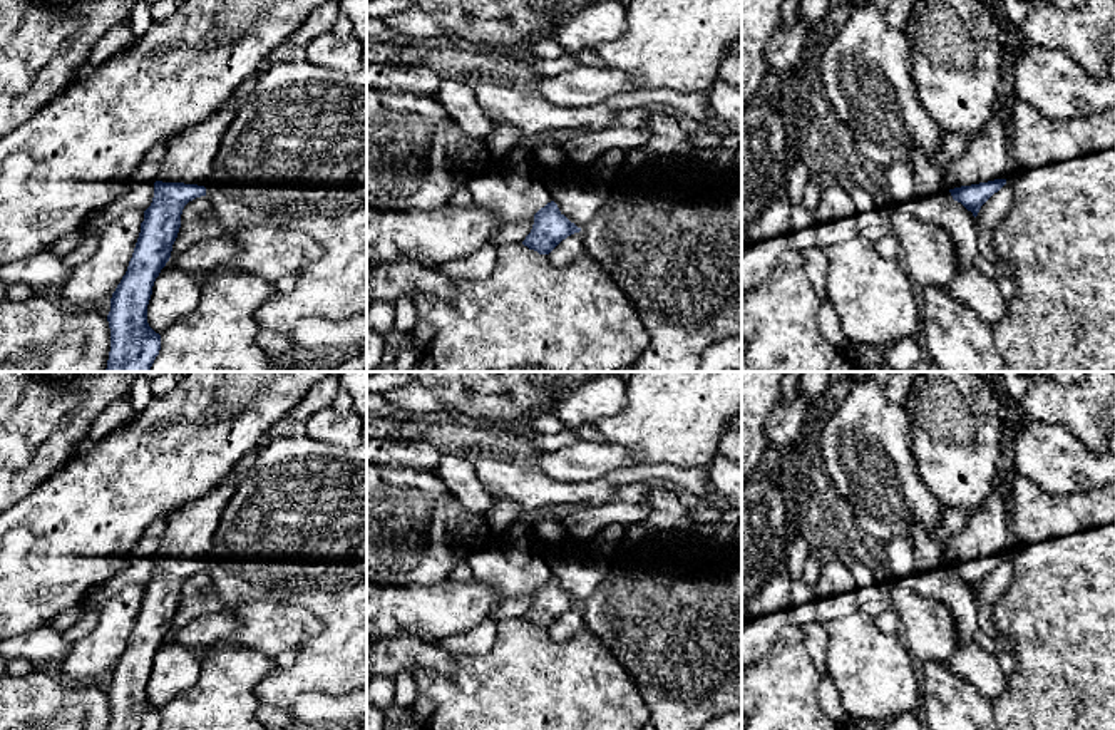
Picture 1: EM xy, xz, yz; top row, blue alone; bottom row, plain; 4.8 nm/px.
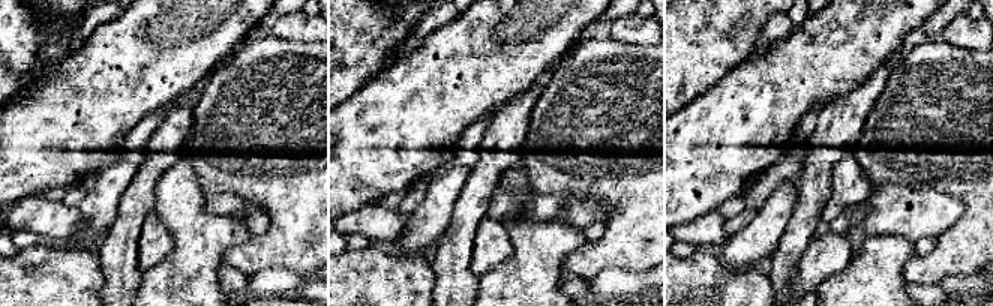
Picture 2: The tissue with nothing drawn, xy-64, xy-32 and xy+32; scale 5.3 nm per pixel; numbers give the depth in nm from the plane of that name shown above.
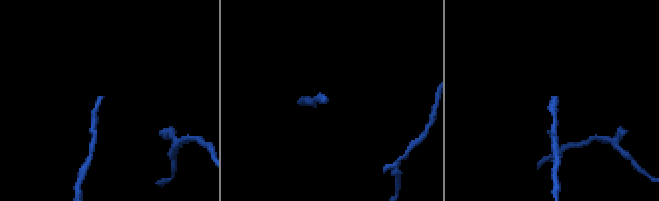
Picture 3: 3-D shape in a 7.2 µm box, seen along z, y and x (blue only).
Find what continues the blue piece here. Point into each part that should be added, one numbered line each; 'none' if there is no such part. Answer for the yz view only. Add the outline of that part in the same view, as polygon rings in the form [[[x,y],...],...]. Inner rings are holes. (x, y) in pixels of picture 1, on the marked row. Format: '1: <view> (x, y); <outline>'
1: yz (985, 159); [[[999,95],[993,119],[969,137],[964,154],[948,162],[949,189],[1006,179],[1011,172],[1008,159],[1008,112],[1011,102]]]

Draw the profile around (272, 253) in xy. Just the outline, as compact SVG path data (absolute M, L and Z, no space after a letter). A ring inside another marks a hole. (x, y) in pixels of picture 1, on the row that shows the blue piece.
M244 226L229 233L239 251L219 271L249 271L276 283L285 275L300 275L321 254L320 243L286 228Z

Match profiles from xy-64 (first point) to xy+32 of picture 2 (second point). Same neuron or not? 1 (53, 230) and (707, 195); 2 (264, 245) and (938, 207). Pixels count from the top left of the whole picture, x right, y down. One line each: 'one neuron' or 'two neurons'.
1: two neurons
2: two neurons

